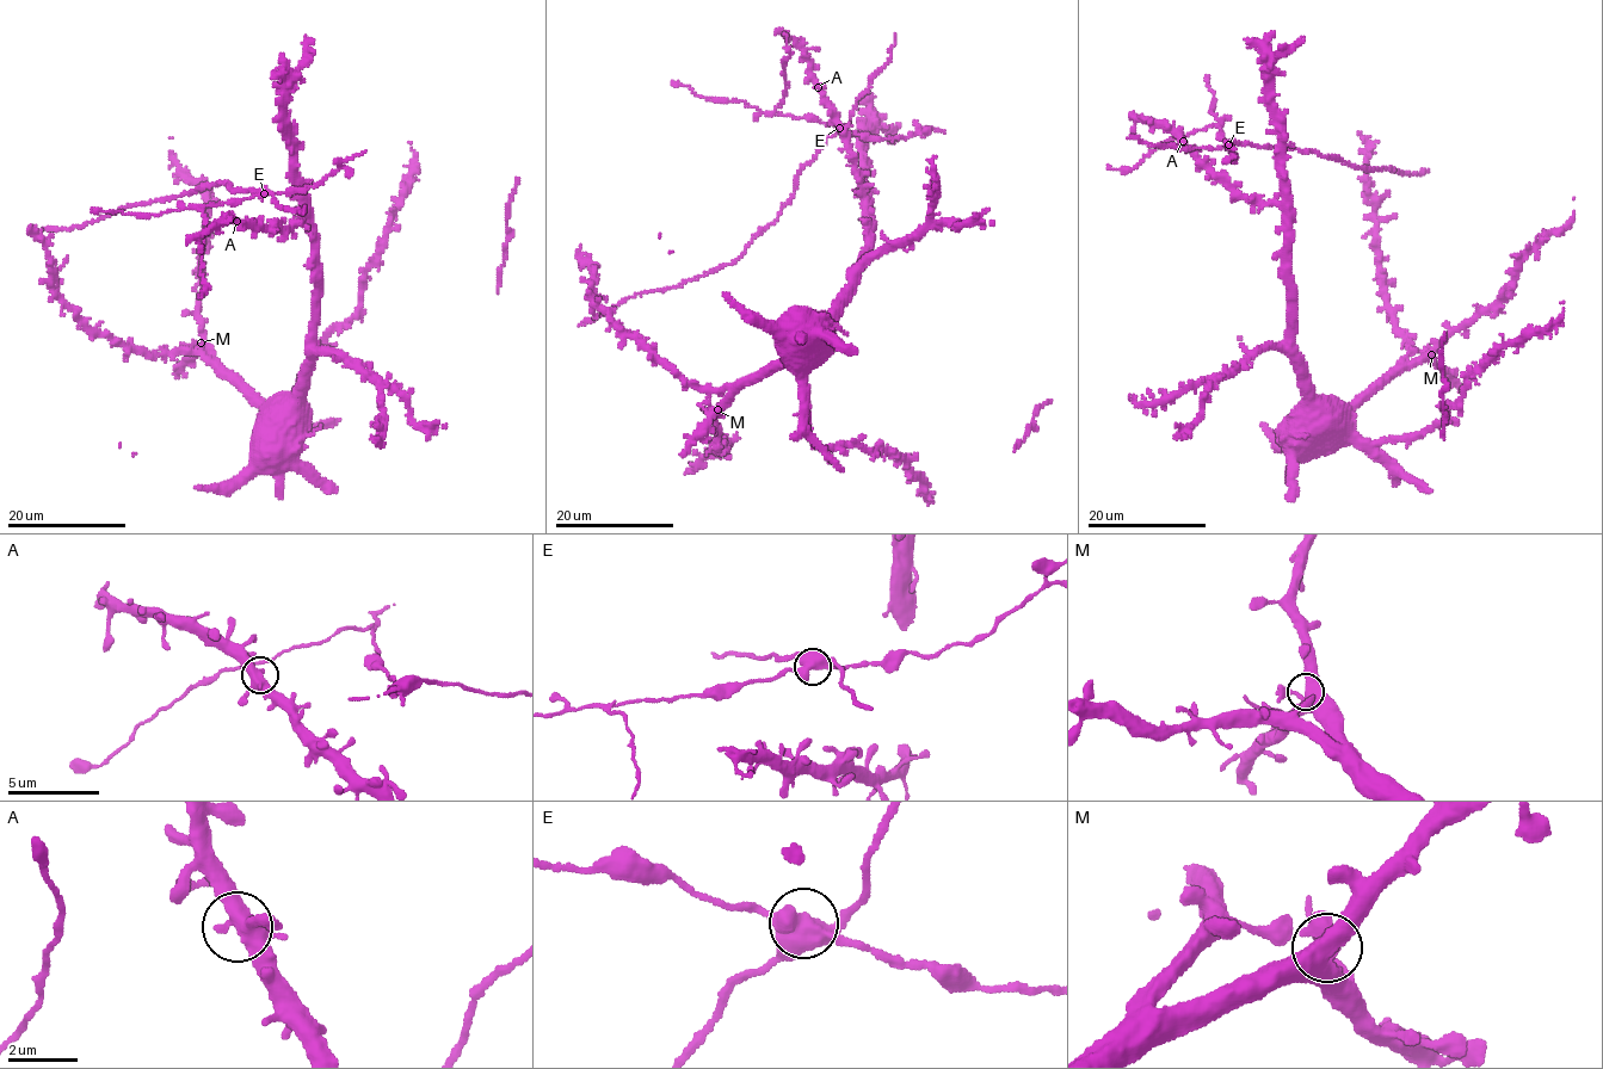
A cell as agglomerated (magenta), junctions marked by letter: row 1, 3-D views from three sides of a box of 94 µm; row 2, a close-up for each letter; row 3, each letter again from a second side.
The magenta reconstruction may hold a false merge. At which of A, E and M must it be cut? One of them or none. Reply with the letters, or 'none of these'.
E

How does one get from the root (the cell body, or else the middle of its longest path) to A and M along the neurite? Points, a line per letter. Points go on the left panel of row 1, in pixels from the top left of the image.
A: (264, 431), (294, 400), (310, 356), (313, 235), (301, 215), (285, 232), (236, 221)
M: (264, 431), (259, 427), (260, 409), (201, 343)

